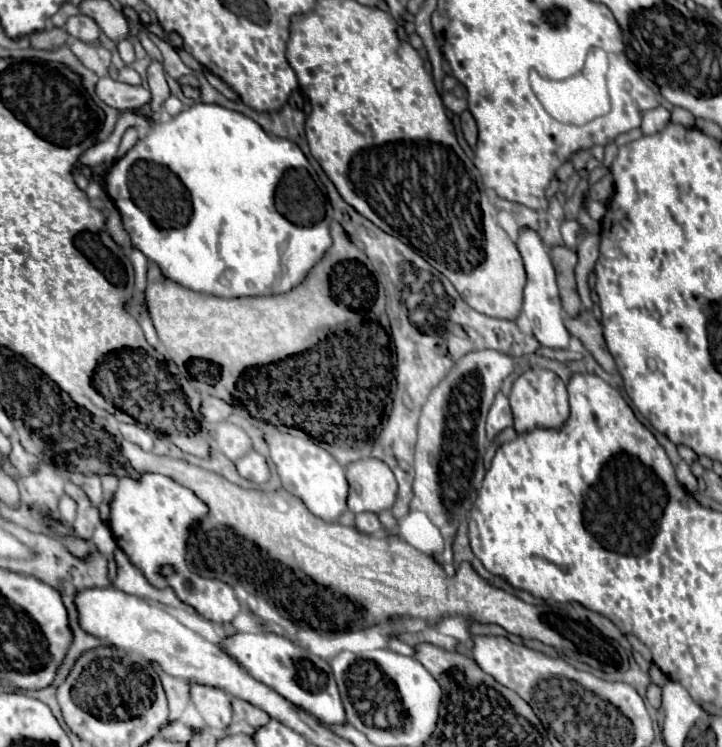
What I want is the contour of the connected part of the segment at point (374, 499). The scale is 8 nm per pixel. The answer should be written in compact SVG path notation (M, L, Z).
M360 459L346 465L350 485L348 509L352 513L380 513L394 505L398 483L390 467L380 459Z

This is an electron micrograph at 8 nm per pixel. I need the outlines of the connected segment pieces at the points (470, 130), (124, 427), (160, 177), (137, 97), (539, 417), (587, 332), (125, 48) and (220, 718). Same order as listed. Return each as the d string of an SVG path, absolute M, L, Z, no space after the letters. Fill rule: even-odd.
M462 111L462 113L460 113L460 125L462 125L464 139L468 141L470 147L474 147L474 145L476 145L476 137L478 137L478 129L476 129L476 121L474 121L474 117L470 115L470 111Z
M120 423L120 431L122 431L124 439L130 439L132 443L140 445L144 451L152 451L152 447L154 447L152 435L146 429L142 429L140 425L136 425L136 423Z
M194 103L170 121L152 125L146 137L104 175L104 189L118 207L132 245L158 263L164 277L192 291L218 297L280 295L300 285L332 245L326 223L294 227L278 215L274 191L278 179L290 169L314 171L294 141L270 137L258 123L238 111Z
M102 77L96 85L96 93L104 103L108 103L110 107L122 109L122 111L142 109L144 105L152 101L152 93L144 85L120 83L112 77Z
M530 369L514 381L512 393L510 393L510 407L514 415L516 433L526 433L536 427L558 429L568 419L568 413L570 413L566 385L556 373L546 371L546 369Z
M582 311L578 317L568 317L564 319L564 325L568 329L570 335L578 337L584 345L584 349L600 363L600 367L606 371L606 373L614 373L616 371L616 365L614 365L614 359L604 343L604 337L602 337L602 325L594 319L594 315L590 311Z
M128 39L118 41L118 53L120 53L122 61L124 61L124 63L128 63L128 65L136 59L136 57L134 57L134 47L132 47L132 43L130 43Z
M192 685L190 689L192 703L204 717L206 725L212 729L226 729L232 721L232 707L230 707L230 695L216 687L206 685Z

